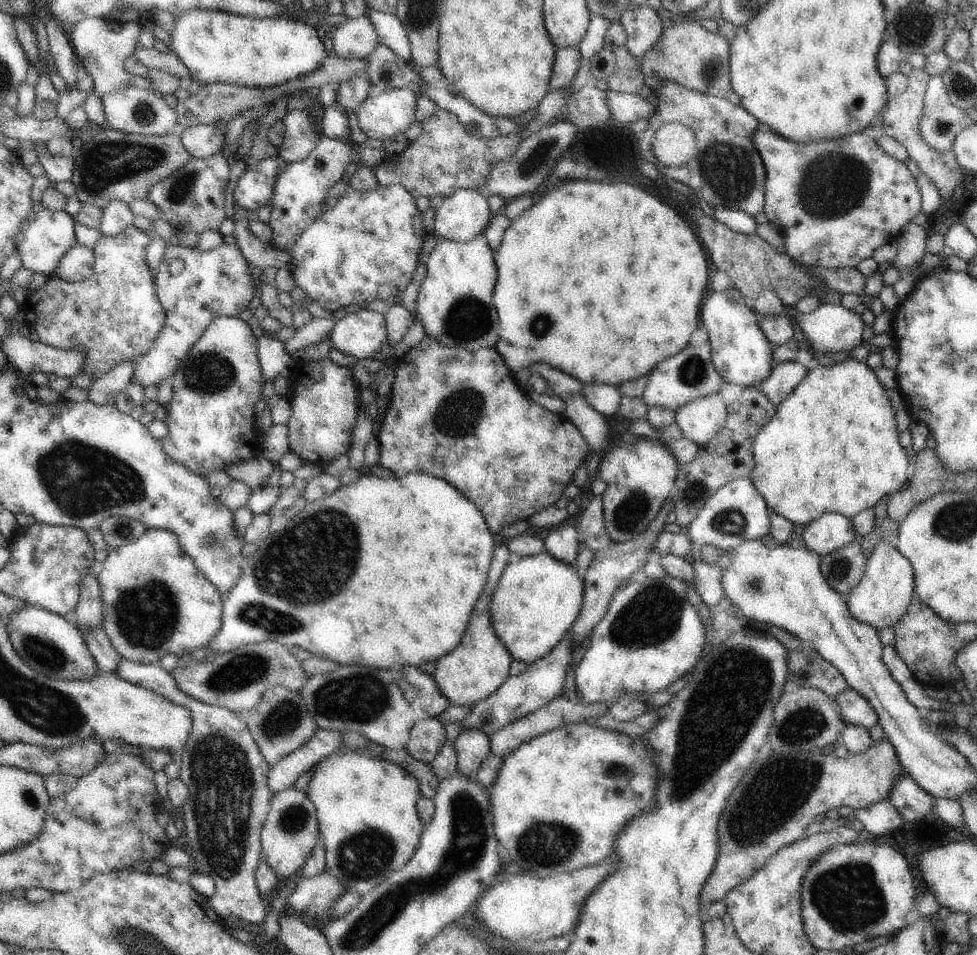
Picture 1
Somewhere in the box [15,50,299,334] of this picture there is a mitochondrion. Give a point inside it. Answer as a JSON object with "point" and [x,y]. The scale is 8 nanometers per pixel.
{"point":[107,164]}

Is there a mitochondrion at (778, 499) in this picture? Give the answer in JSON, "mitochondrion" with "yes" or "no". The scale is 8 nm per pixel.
{"mitochondrion":"no"}

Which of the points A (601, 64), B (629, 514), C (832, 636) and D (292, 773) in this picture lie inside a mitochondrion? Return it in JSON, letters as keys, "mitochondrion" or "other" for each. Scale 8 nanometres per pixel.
{"A":"other","B":"mitochondrion","C":"other","D":"other"}

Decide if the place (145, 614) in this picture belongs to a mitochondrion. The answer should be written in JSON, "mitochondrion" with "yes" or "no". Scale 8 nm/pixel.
{"mitochondrion":"yes"}

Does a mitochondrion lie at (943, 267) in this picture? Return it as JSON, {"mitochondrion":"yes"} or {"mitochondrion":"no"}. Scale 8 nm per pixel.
{"mitochondrion":"no"}

